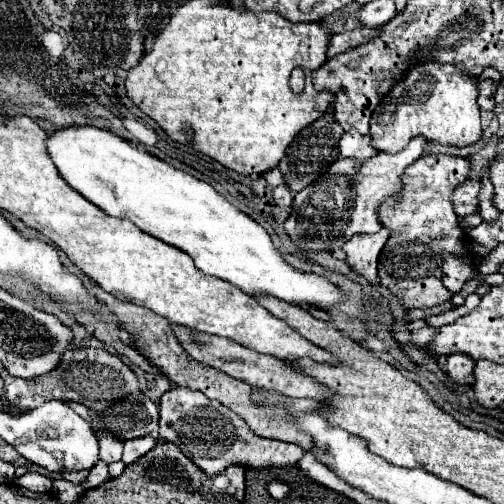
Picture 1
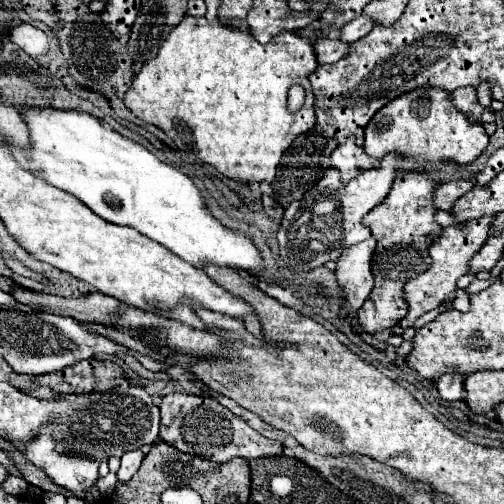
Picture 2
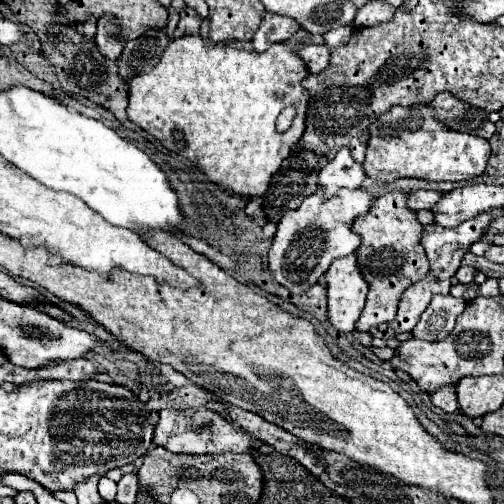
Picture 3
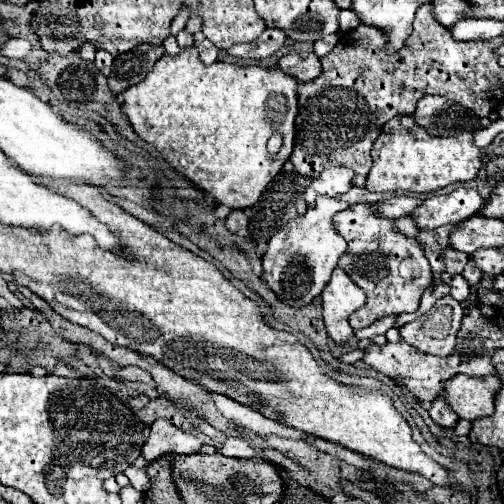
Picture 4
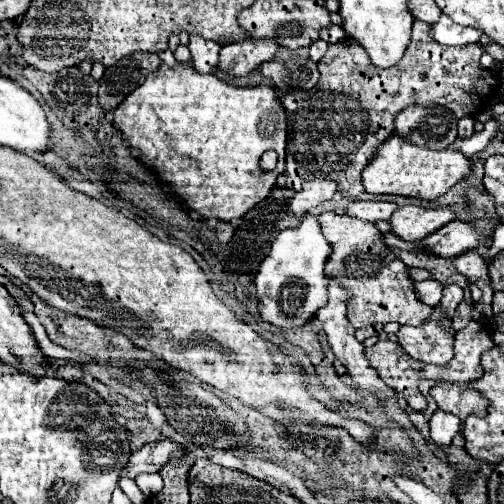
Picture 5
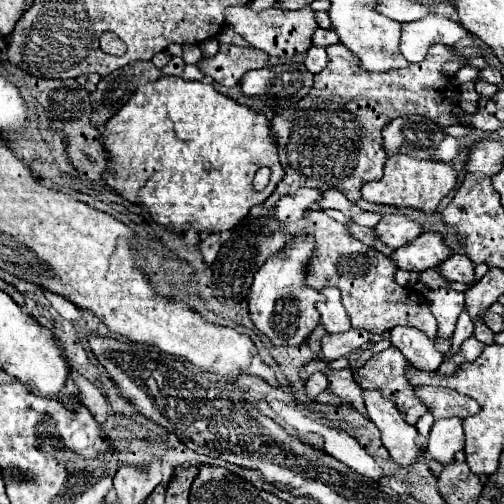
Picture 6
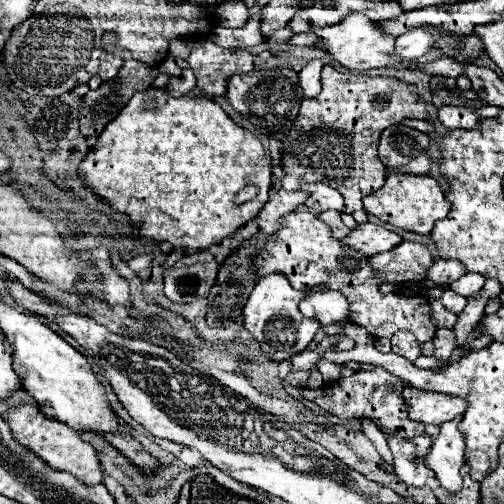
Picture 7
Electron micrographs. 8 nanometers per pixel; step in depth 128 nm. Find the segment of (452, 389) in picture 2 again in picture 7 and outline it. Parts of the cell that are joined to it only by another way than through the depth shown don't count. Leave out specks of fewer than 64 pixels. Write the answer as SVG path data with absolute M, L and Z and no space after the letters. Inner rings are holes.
M454 418L440 426L440 436L426 458L426 466L434 470L440 486L450 494L458 494L462 490L460 468L464 466L464 436L458 430L458 422L460 420Z

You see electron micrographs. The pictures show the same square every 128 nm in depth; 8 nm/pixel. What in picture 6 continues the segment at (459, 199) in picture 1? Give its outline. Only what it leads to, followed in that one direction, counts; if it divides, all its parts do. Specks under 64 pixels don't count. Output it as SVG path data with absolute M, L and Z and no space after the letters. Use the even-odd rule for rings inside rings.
M334 188L322 192L322 200L318 202L318 208L320 208L320 210L328 210L328 208L340 210L340 212L344 212L344 214L350 216L350 218L362 212L358 206L354 206L352 202L348 202L348 200L344 198L344 194L340 194L340 192L334 190Z

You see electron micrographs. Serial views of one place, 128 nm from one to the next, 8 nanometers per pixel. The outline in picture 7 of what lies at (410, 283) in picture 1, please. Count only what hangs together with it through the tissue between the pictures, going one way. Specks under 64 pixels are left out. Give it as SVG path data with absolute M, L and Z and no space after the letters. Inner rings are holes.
M292 212L284 216L284 220L280 220L280 230L272 234L272 238L260 250L260 256L256 256L254 268L258 276L280 272L290 280L292 288L302 292L308 292L318 284L338 290L348 300L348 320L366 328L374 338L390 338L398 330L408 330L422 344L432 340L436 334L430 306L424 296L400 296L394 292L382 294L378 290L380 282L374 278L374 270L368 266L368 258L360 256L356 250L352 252L352 248L342 246L332 236L330 228L310 212Z

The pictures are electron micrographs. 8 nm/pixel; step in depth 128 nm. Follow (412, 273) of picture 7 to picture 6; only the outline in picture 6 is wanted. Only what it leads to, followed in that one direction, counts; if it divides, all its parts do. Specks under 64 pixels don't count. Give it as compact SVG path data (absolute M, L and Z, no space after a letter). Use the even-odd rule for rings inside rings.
M426 232L420 238L412 240L412 244L404 244L396 248L390 260L400 270L424 272L440 266L448 256L450 256L450 248L446 248L444 240L438 234Z

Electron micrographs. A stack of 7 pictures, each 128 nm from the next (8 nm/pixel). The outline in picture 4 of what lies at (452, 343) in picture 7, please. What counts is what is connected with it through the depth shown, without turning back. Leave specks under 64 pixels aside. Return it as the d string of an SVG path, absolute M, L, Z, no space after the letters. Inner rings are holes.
M454 276L452 278L452 282L450 282L450 296L454 298L454 300L466 300L468 298L468 294L470 294L470 288L468 288L468 282L464 280L464 276Z

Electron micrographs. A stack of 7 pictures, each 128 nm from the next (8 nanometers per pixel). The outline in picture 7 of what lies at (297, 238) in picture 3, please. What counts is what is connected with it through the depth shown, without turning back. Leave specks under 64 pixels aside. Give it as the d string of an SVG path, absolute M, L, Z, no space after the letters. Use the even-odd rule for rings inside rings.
M282 274L262 276L254 286L242 310L244 328L254 336L254 340L260 344L262 352L270 356L270 360L276 360L276 362L290 360L312 342L316 330L320 328L318 320L308 320L298 312L298 304L302 298L304 298L304 292L294 290L288 278Z

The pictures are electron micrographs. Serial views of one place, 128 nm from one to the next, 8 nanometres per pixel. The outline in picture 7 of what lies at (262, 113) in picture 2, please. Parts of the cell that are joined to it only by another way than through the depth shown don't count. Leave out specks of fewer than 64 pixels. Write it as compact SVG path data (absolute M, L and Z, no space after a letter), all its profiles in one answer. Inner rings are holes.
M148 88L148 90L144 90L144 92L136 92L136 96L130 98L130 102L122 108L122 112L120 112L120 114L104 128L104 132L98 136L94 148L92 148L92 150L88 152L88 156L80 162L78 174L84 178L84 186L86 186L92 194L100 196L112 210L122 212L122 214L126 214L126 216L130 218L130 222L136 226L136 234L134 234L134 236L140 234L140 236L146 238L146 240L168 242L168 244L172 246L172 250L182 250L182 252L186 252L186 254L202 252L202 250L206 250L208 246L222 242L226 236L234 234L234 232L236 232L240 226L244 226L248 220L256 218L258 212L262 210L262 206L264 206L266 200L268 200L268 190L270 190L270 182L272 182L272 166L270 166L270 160L268 160L268 156L264 154L264 148L262 148L260 140L258 140L254 134L250 134L248 130L236 126L236 124L232 122L232 118L230 118L216 102L206 100L206 98L188 98L188 96L172 98L170 92L164 90L164 88L162 88L162 90L160 90L160 88ZM248 184L258 186L256 198L250 200L250 202L246 202L246 204L242 204L242 206L236 206L236 204L232 202L234 194L240 192L240 190L242 190L244 186L248 186Z

